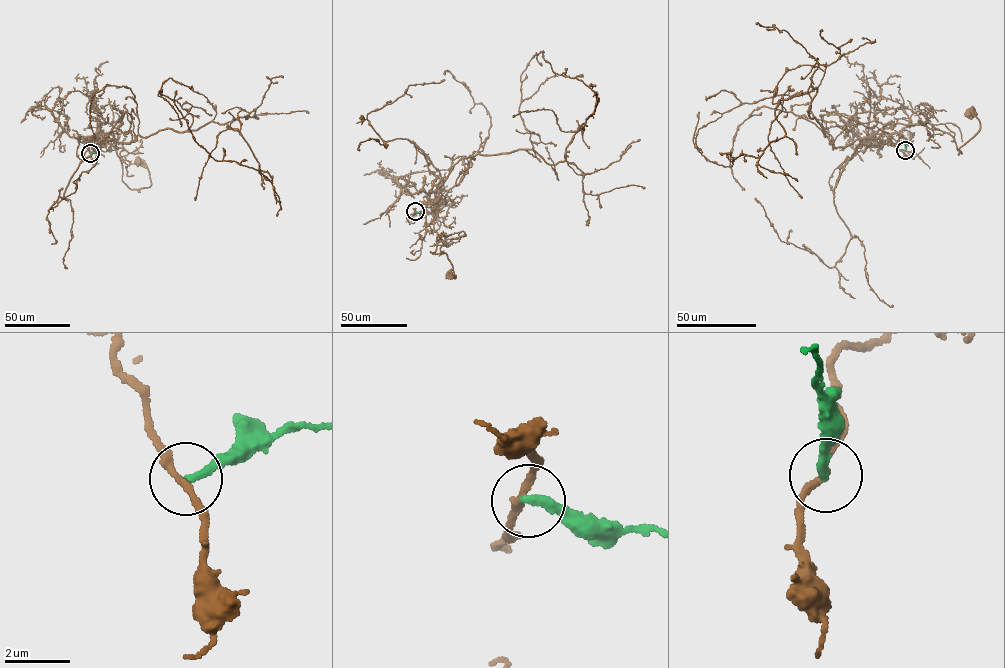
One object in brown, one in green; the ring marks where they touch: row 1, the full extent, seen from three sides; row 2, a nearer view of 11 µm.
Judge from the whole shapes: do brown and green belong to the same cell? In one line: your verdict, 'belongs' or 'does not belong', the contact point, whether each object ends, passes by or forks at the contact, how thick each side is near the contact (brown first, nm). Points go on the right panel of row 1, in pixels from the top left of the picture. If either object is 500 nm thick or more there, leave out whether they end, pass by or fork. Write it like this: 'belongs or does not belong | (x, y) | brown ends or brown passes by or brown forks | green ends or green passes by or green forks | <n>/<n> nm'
does not belong | (905, 150) | brown passes by | green ends | 240/280 nm

